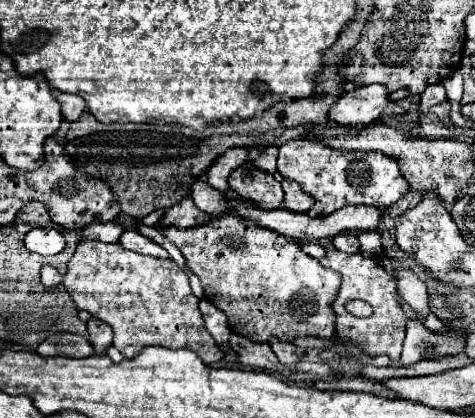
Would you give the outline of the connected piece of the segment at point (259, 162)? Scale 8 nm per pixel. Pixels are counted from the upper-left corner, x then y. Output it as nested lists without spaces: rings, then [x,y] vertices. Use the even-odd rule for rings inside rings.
[[[276,145],[266,147],[264,153],[260,153],[258,159],[256,159],[256,167],[274,173],[274,171],[276,171],[276,157],[278,157],[278,147],[276,147]]]

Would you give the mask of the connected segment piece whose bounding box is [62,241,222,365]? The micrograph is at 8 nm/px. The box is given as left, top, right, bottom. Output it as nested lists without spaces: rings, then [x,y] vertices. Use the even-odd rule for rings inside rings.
[[[82,241],[68,263],[68,273],[64,275],[64,287],[70,293],[78,309],[86,309],[92,317],[106,321],[114,331],[114,347],[126,357],[132,359],[146,345],[158,345],[168,349],[192,349],[206,365],[222,361],[222,353],[214,343],[212,335],[206,331],[198,297],[192,293],[186,273],[172,259],[146,257],[120,245],[102,243],[102,241]]]

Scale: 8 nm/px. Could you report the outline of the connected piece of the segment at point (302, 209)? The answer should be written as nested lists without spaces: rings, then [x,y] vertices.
[[[284,179],[282,189],[284,189],[284,203],[282,203],[284,209],[296,211],[296,213],[306,213],[314,205],[314,199],[310,195],[306,195],[296,181]]]

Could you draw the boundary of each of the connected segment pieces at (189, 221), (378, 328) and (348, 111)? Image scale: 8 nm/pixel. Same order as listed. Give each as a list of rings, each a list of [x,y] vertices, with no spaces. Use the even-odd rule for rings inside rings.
[[[184,197],[180,203],[176,203],[176,207],[170,207],[164,217],[160,219],[158,227],[166,227],[166,225],[174,225],[178,229],[188,229],[188,227],[196,227],[196,225],[204,225],[212,219],[212,215],[204,215],[190,197]]]
[[[330,251],[324,259],[320,259],[320,263],[324,267],[330,267],[332,271],[338,272],[342,276],[340,285],[340,293],[334,301],[334,311],[336,311],[336,333],[342,341],[354,341],[362,347],[362,351],[370,357],[376,355],[388,355],[394,363],[398,363],[400,353],[402,353],[402,341],[404,341],[404,325],[408,317],[418,317],[422,319],[422,315],[418,315],[416,311],[410,309],[410,305],[406,305],[400,295],[396,293],[396,283],[390,279],[390,275],[384,271],[382,265],[378,265],[378,259],[366,259],[360,253],[348,255],[342,251]],[[350,299],[362,299],[366,303],[372,305],[374,313],[368,319],[360,319],[360,317],[352,317],[344,305]]]
[[[362,85],[354,91],[346,91],[336,101],[330,119],[338,125],[368,125],[380,119],[388,103],[390,93],[384,85]]]

